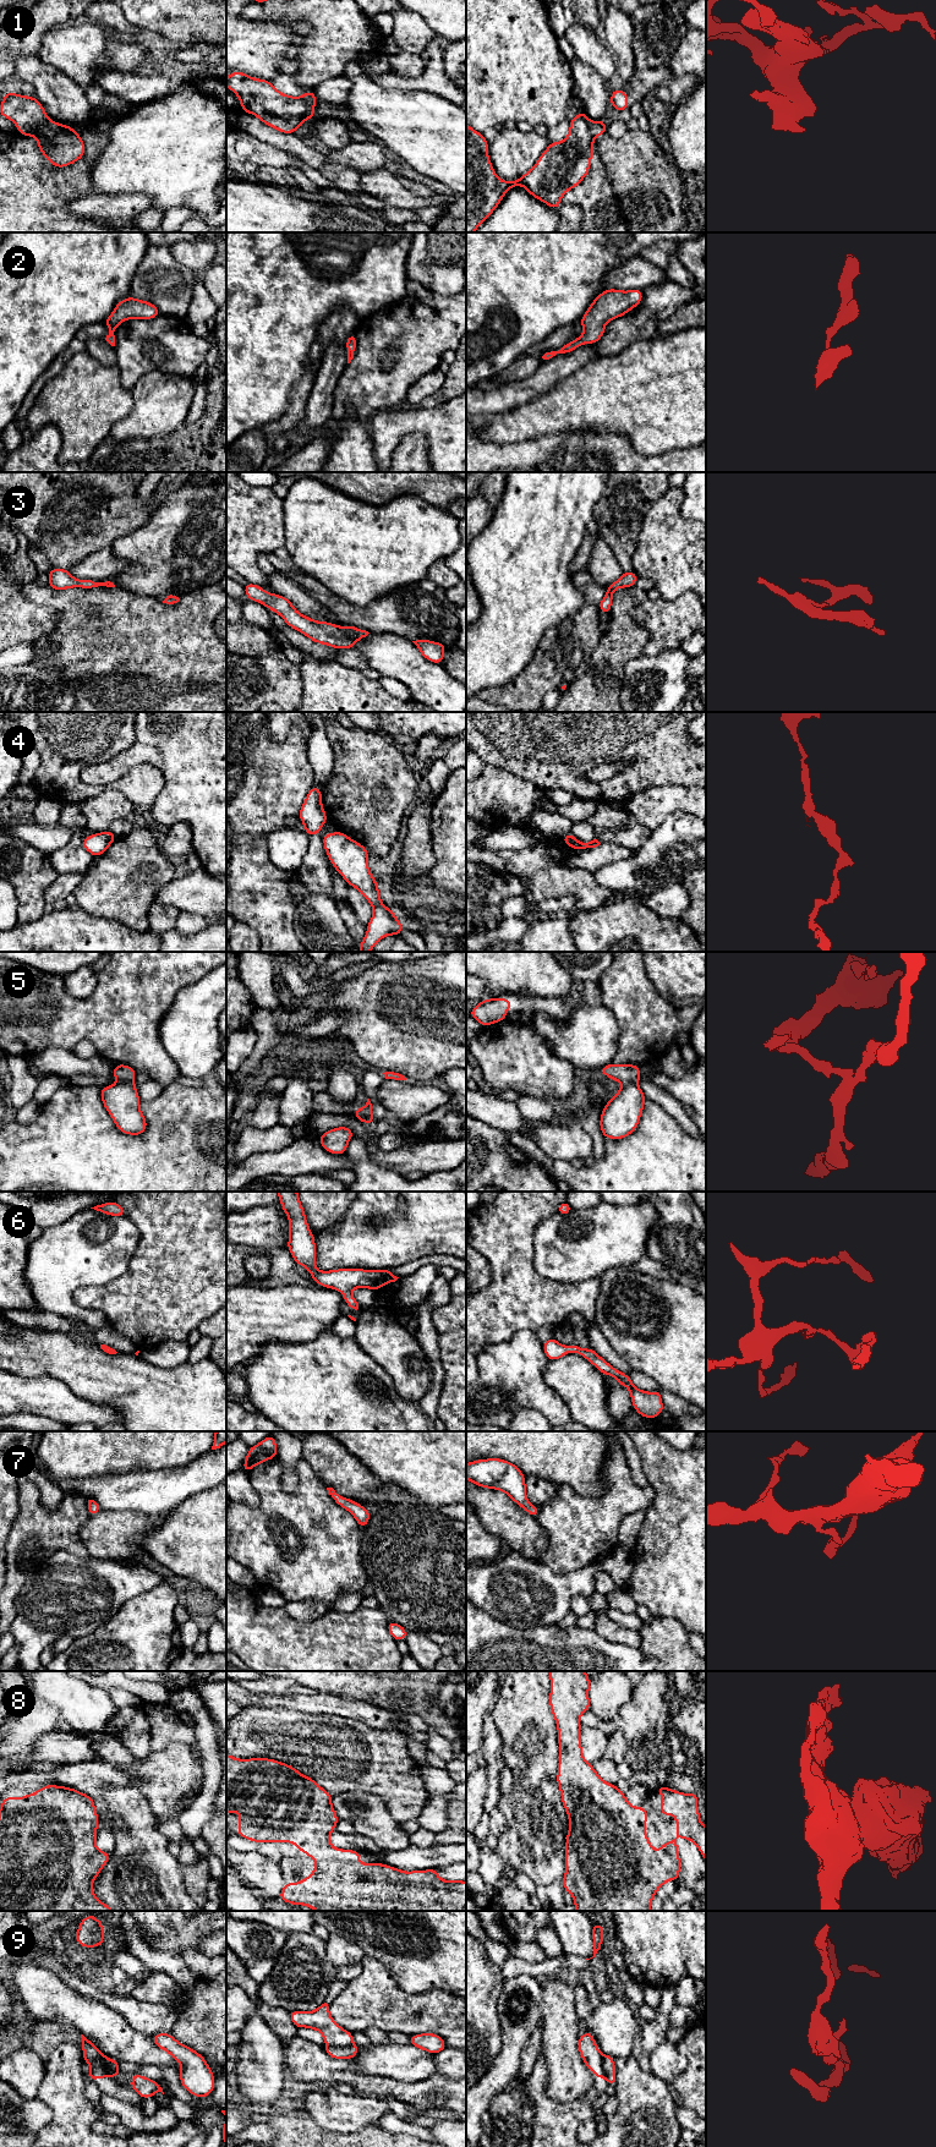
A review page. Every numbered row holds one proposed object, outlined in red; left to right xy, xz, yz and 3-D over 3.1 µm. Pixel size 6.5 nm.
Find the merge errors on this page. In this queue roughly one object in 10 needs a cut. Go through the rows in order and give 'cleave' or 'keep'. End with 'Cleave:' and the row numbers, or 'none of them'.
1: keep
2: keep
3: keep
4: cleave
5: cleave
6: keep
7: keep
8: keep
9: cleave
Cleave: 4, 5, 9

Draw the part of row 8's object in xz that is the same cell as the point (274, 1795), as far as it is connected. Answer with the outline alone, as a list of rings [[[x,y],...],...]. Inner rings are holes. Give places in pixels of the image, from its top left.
[[[226,1754],[226,1814],[231,1813],[232,1811],[236,1811],[240,1814],[237,1834],[241,1837],[250,1841],[256,1841],[257,1844],[279,1844],[281,1841],[295,1844],[301,1852],[307,1853],[310,1858],[316,1861],[314,1871],[311,1875],[307,1875],[299,1883],[284,1883],[284,1888],[279,1895],[280,1900],[291,1905],[305,1905],[316,1911],[466,1911],[466,1882],[443,1880],[438,1877],[439,1869],[404,1872],[383,1863],[358,1863],[357,1860],[361,1857],[360,1851],[333,1847],[330,1845],[330,1833],[335,1829],[339,1818],[332,1807],[332,1798],[333,1796],[322,1789],[313,1779],[303,1776],[291,1765],[269,1758],[237,1759]]]

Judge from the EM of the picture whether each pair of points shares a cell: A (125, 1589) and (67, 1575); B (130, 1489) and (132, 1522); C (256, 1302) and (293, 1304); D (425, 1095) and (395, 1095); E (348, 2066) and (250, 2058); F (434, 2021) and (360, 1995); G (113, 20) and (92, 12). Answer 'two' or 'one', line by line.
A: one
B: two
C: one
D: one
E: two
F: one
G: one

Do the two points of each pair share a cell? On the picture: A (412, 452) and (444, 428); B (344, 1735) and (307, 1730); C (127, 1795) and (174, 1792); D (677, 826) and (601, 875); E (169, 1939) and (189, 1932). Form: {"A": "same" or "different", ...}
{"A": "different", "B": "same", "C": "different", "D": "same", "E": "same"}

